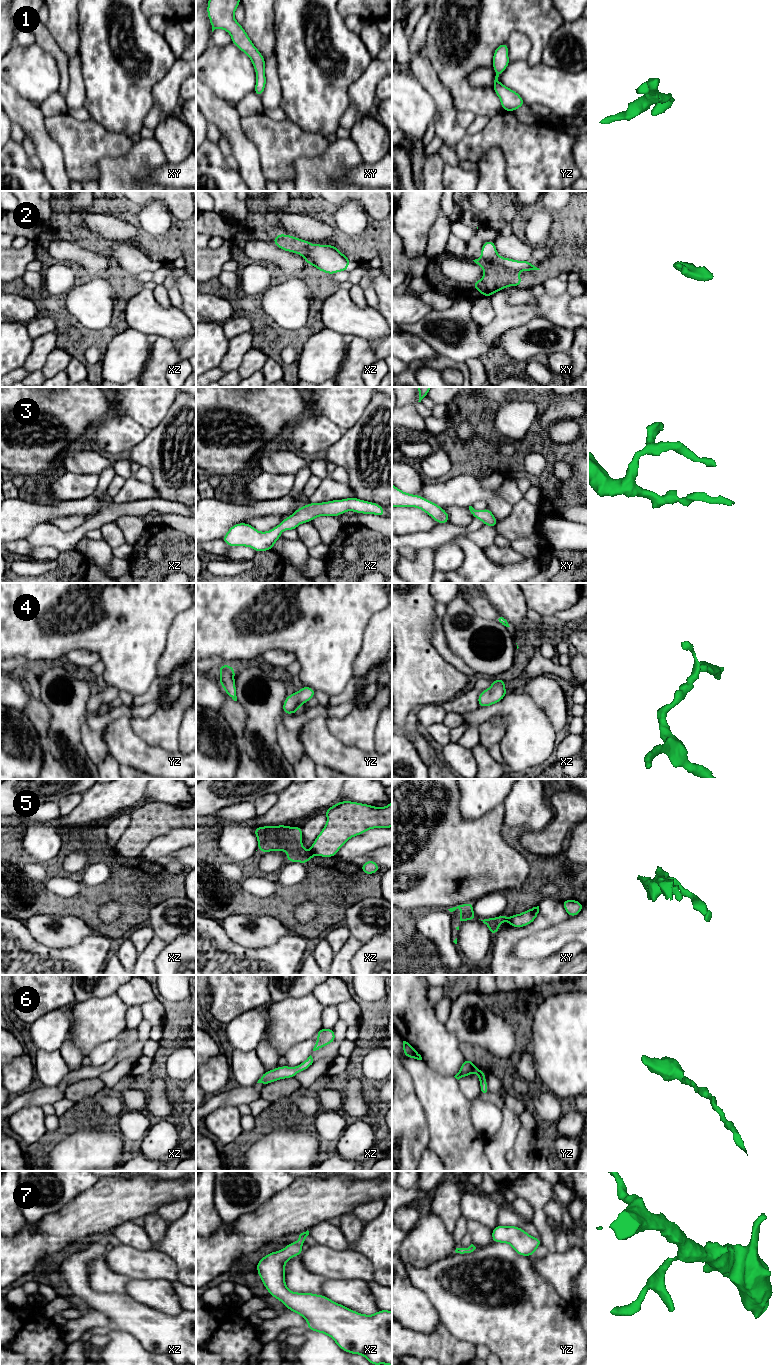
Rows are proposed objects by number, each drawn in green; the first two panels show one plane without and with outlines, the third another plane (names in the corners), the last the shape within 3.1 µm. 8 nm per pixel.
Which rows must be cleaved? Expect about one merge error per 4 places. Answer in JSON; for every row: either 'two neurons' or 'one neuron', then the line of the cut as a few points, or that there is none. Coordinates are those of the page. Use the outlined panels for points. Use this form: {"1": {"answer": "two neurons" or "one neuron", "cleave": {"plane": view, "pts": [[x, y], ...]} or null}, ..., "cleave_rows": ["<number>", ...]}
{"1": {"answer": "one neuron", "cleave": null}, "2": {"answer": "two neurons", "cleave": {"plane": "xy", "pts": [[481, 257], [517, 271]]}}, "3": {"answer": "one neuron", "cleave": null}, "4": {"answer": "one neuron", "cleave": null}, "5": {"answer": "two neurons", "cleave": {"plane": "xz", "pts": [[309, 851], [313, 854]]}}, "6": {"answer": "one neuron", "cleave": null}, "7": {"answer": "one neuron", "cleave": null}, "cleave_rows": ["2", "5"]}

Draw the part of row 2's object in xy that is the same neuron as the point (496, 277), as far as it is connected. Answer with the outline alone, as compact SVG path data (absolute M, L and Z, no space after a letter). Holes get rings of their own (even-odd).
M482 257L473 261L484 270L483 278L472 285L482 296L490 297L495 292L506 287L520 286L522 284L518 271L513 271L501 264L485 260Z

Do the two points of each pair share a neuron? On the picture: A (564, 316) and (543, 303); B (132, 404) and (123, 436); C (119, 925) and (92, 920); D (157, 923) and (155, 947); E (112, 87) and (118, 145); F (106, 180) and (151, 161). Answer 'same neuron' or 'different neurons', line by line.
A: same neuron
B: different neurons
C: same neuron
D: different neurons
E: different neurons
F: same neuron

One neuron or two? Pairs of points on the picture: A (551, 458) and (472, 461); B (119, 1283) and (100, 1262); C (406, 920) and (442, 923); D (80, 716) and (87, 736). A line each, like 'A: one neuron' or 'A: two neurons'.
A: one neuron
B: one neuron
C: two neurons
D: two neurons

